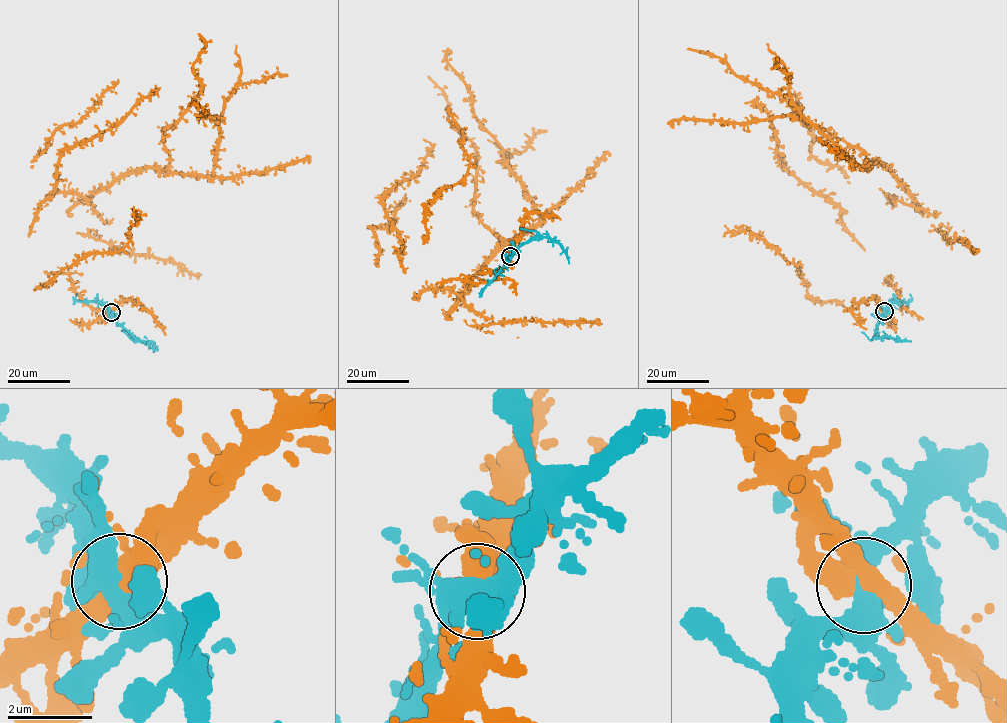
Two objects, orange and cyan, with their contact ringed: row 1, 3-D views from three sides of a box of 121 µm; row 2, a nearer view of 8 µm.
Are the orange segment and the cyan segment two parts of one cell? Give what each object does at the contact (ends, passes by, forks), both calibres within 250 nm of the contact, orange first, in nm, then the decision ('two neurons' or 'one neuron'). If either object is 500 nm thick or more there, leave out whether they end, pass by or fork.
orange forks | cyan forks | 380/400 nm | one neuron

